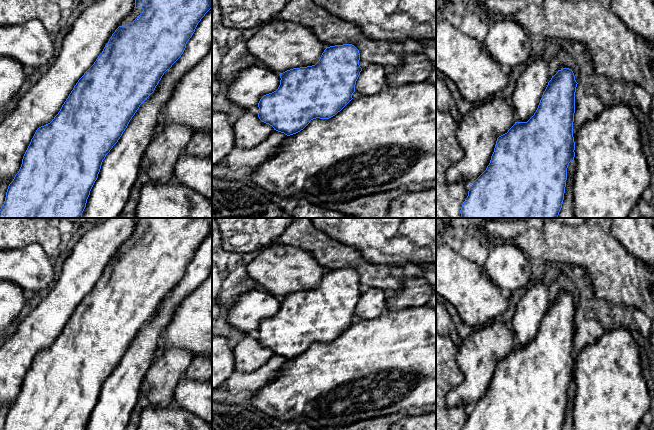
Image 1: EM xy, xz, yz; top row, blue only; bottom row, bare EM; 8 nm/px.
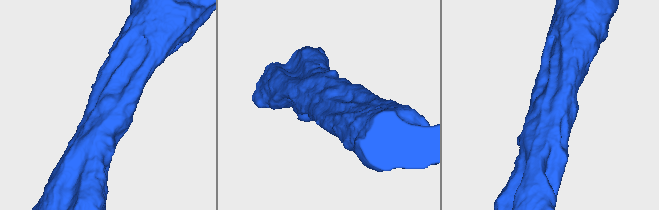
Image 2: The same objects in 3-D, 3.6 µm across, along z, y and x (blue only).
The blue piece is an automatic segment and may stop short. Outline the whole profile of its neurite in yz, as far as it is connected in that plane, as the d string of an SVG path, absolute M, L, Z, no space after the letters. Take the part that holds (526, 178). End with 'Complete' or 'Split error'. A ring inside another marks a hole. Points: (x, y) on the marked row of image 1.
M571 69L558 70L548 82L534 115L527 122L515 122L507 133L497 138L489 165L469 185L468 196L460 210L462 218L558 218L564 200L567 168L575 157L573 122L577 84Z. Complete

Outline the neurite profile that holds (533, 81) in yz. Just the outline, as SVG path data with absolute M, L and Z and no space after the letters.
M544 57L532 58L526 64L512 95L516 122L527 122L534 115L549 79L548 62Z

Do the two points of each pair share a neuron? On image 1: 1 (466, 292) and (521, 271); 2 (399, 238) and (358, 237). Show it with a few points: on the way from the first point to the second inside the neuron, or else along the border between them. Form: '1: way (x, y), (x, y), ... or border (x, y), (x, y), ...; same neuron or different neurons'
1: way (480, 291), (489, 284), (492, 284), (507, 271); same neuron
2: way (389, 237), (368, 237); same neuron

